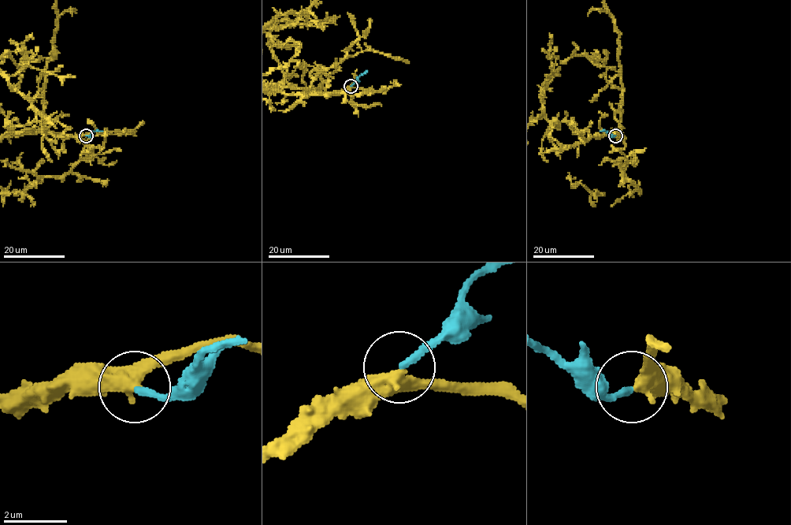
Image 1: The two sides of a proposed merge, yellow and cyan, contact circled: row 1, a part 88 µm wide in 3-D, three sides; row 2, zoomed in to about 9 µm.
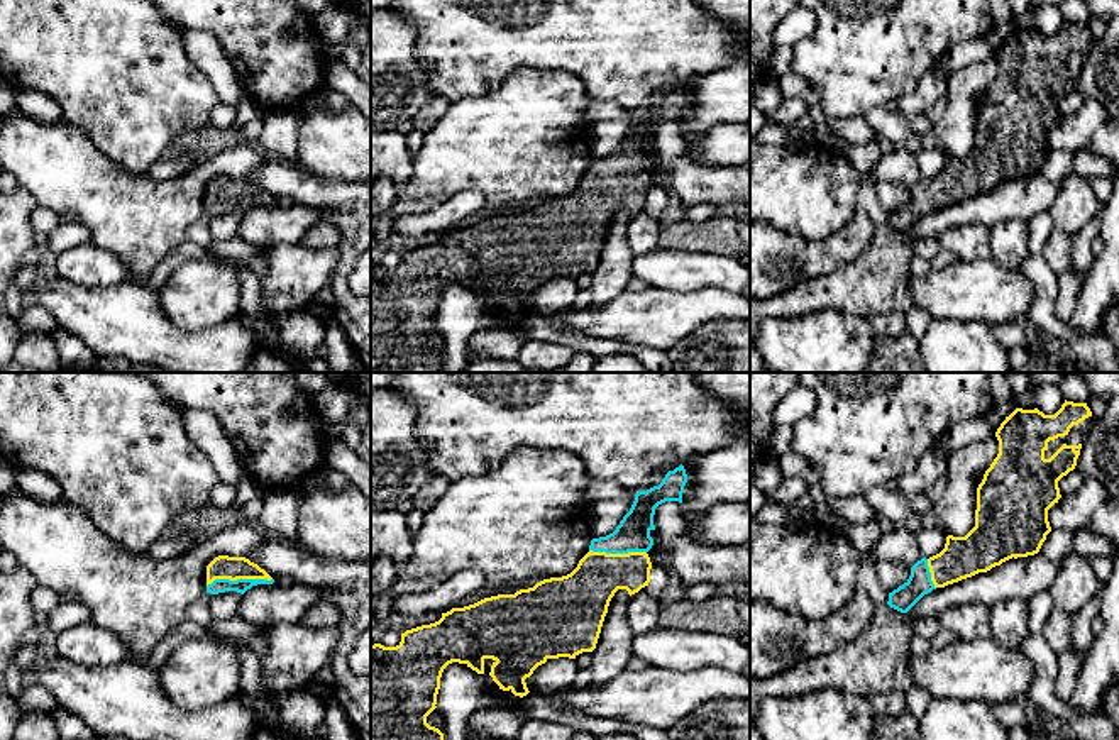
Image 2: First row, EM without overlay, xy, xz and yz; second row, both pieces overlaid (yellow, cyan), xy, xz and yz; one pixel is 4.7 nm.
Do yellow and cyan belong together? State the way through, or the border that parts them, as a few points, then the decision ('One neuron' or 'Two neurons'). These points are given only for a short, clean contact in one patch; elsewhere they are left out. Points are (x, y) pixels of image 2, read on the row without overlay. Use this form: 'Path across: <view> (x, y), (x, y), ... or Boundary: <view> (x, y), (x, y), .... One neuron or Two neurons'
Path across: xy (220, 188), (239, 198), (224, 200), (217, 207). One neuron

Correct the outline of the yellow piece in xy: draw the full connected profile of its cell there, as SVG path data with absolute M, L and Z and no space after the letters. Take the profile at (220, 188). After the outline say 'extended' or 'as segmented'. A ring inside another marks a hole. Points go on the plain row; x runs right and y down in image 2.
M218 176L207 186L207 213L237 212L244 215L257 205L273 205L274 200L245 178Z | extended

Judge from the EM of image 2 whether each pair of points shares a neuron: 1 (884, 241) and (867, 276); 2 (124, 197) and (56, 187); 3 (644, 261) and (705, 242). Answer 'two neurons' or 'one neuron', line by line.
1: one neuron
2: one neuron
3: two neurons

